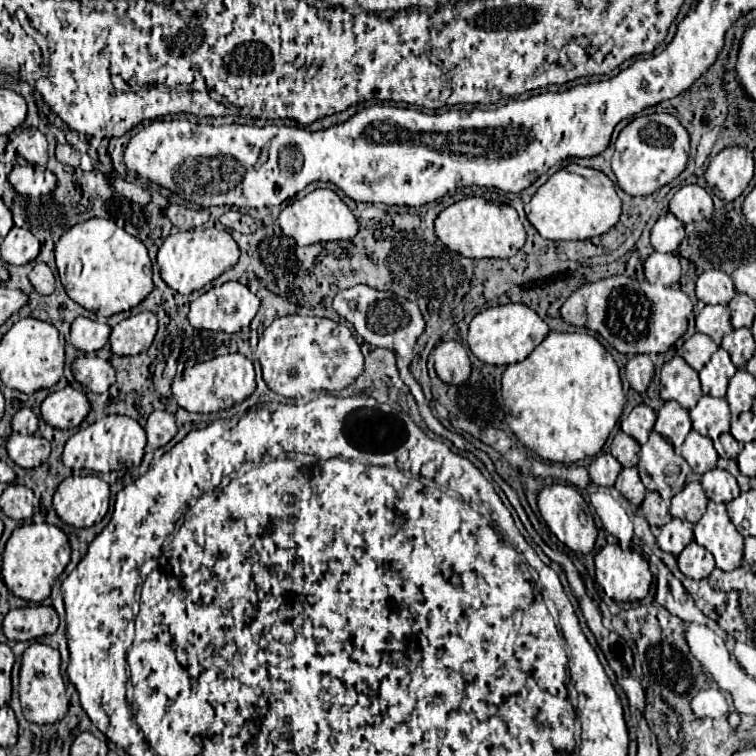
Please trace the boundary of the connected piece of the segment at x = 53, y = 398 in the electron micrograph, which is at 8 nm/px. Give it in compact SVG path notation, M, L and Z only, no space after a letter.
M64 387L48 395L42 403L42 417L56 429L76 429L88 415L90 401L84 391Z

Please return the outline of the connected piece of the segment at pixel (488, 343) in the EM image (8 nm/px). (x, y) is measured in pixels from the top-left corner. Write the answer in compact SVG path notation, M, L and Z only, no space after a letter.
M508 303L486 309L470 321L468 347L482 361L490 365L512 365L524 361L548 335L548 325L526 305Z

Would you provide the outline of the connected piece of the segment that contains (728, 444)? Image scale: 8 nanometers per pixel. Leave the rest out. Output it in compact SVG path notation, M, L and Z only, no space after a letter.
M729 432L723 433L713 441L713 445L718 456L724 459L736 459L742 450L742 445Z

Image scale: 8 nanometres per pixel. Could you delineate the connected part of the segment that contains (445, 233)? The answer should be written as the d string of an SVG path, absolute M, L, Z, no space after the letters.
M466 197L446 207L436 217L436 235L450 251L470 259L508 259L514 257L526 241L516 209L510 205L496 205L482 197Z

